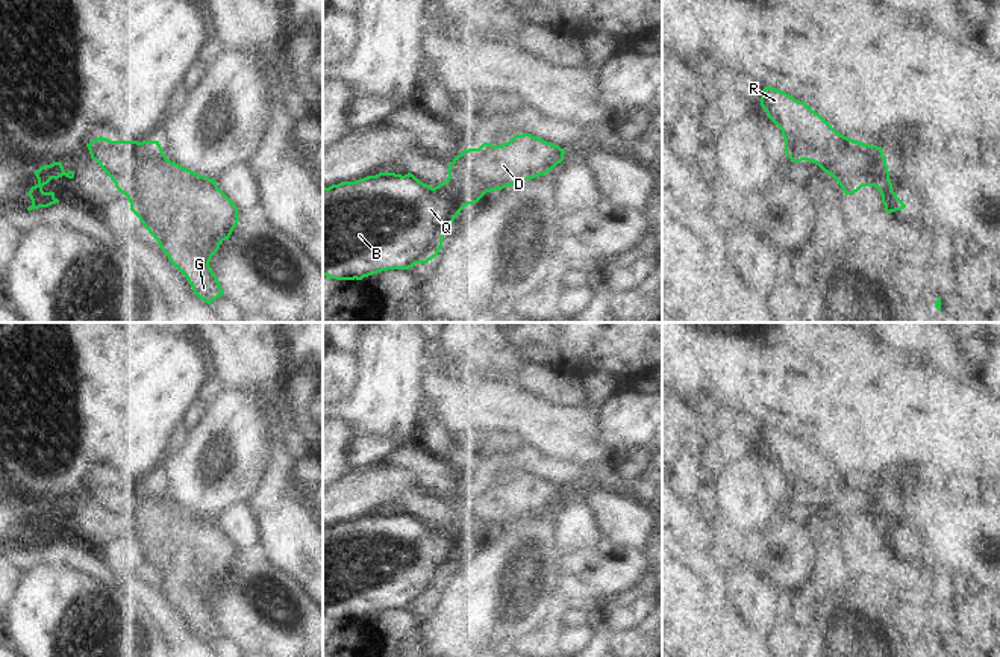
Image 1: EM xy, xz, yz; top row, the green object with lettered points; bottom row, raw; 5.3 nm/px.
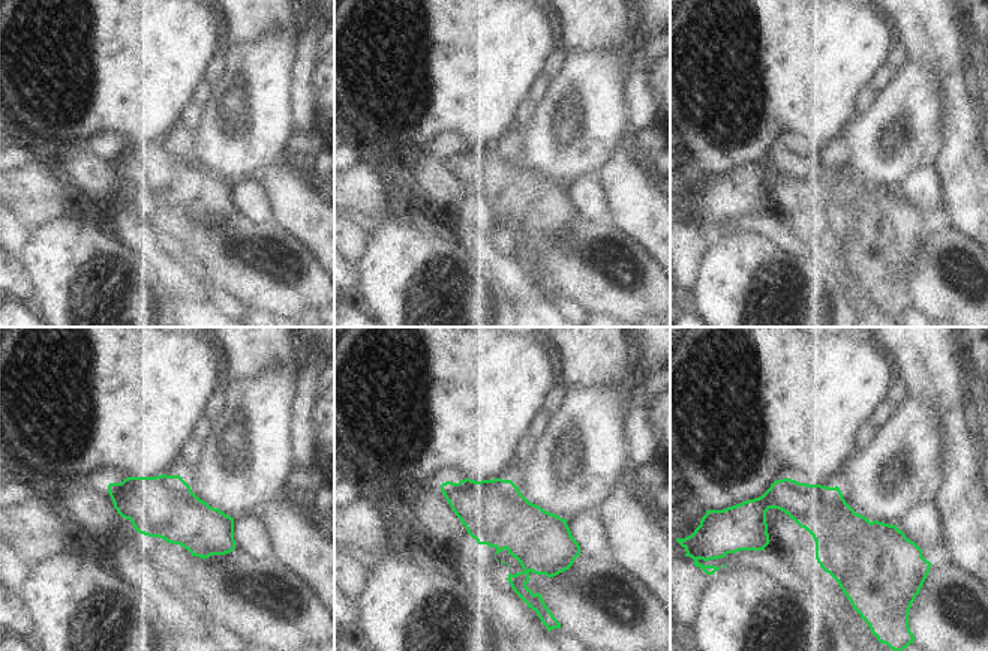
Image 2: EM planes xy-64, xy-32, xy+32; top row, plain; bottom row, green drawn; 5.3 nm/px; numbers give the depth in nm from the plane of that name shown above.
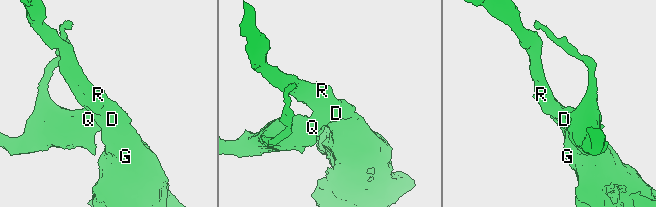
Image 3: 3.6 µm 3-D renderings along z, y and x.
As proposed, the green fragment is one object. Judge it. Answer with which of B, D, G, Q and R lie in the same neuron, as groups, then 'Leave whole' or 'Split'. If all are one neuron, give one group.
Groups: B Q / D G R. Split.

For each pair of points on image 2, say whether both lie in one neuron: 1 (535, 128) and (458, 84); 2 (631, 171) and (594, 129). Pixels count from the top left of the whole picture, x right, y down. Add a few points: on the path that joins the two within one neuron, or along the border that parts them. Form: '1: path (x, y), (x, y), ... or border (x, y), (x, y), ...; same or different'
1: border (531, 108), (510, 143); different
2: border (630, 122), (622, 144), (597, 173); different

